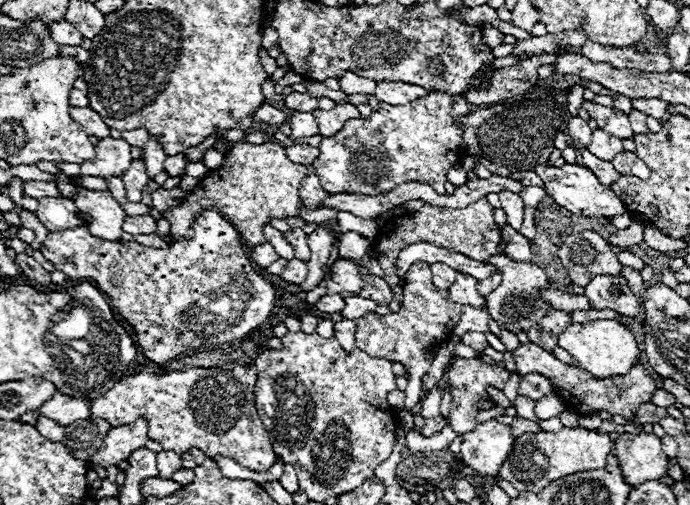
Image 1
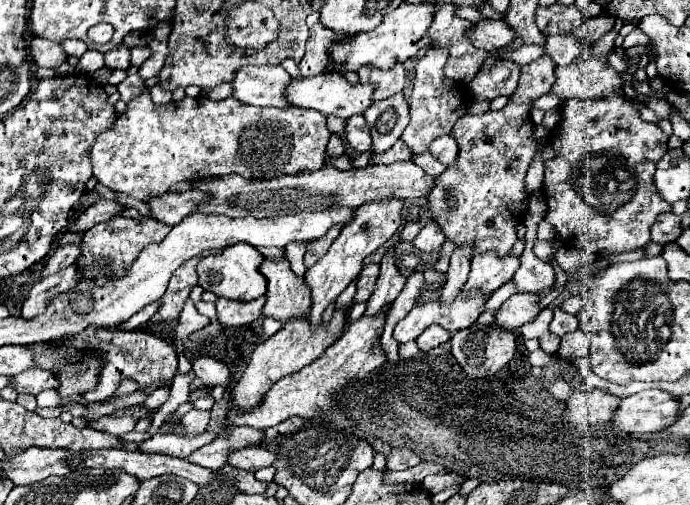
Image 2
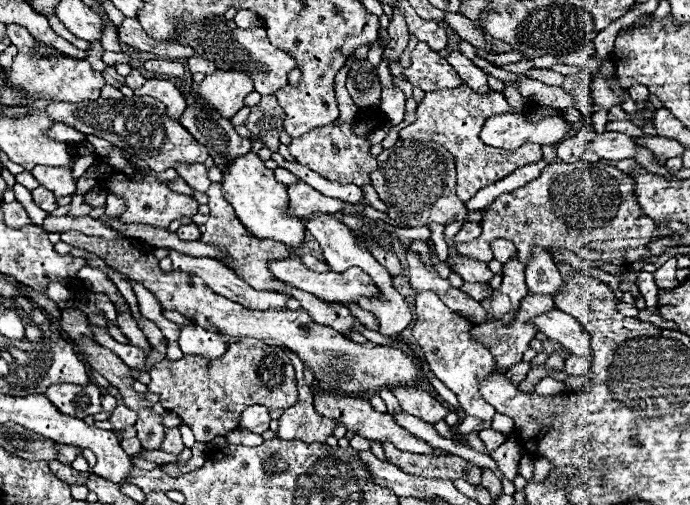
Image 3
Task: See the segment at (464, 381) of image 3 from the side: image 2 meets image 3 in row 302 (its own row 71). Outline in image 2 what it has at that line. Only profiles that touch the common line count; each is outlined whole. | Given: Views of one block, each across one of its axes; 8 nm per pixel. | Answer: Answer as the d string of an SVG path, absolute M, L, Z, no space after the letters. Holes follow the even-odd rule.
M448 46L442 48L428 48L426 54L416 64L416 76L414 86L408 96L410 106L410 124L402 132L402 140L412 152L412 158L426 152L430 148L430 142L438 136L446 136L452 132L452 126L462 114L468 114L468 102L462 102L460 98L468 98L468 88L462 82L448 80L444 76L444 66L448 60Z

